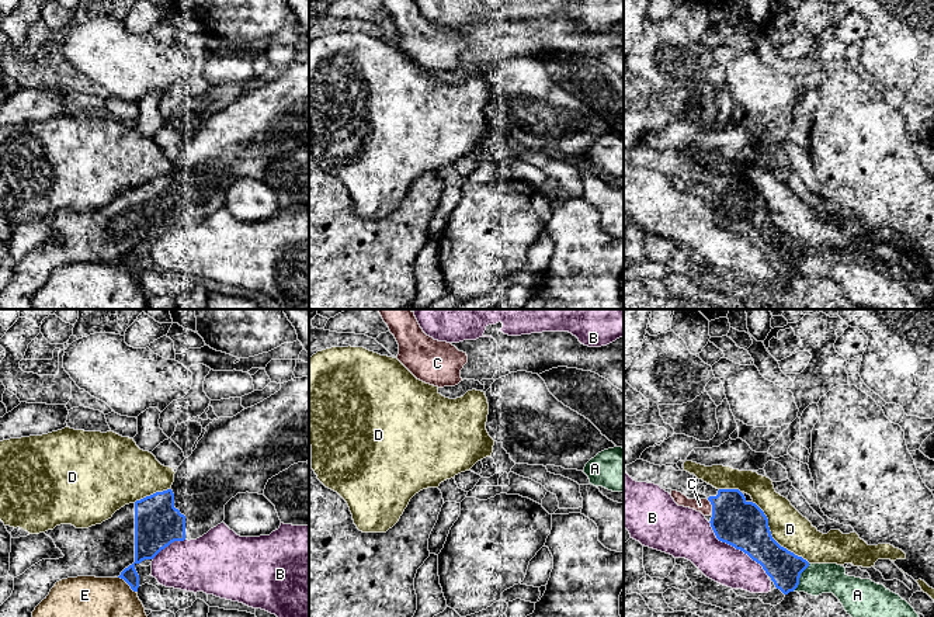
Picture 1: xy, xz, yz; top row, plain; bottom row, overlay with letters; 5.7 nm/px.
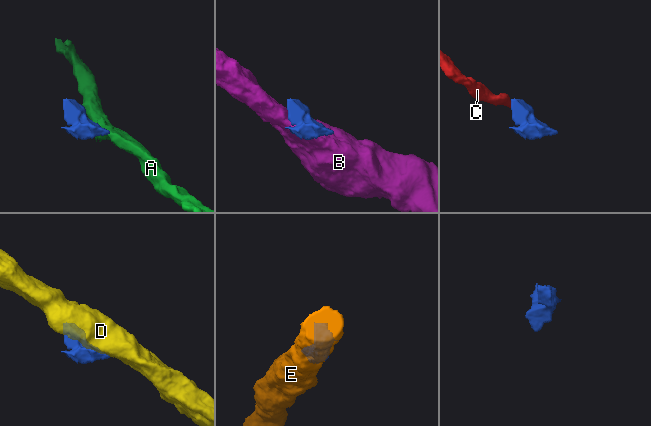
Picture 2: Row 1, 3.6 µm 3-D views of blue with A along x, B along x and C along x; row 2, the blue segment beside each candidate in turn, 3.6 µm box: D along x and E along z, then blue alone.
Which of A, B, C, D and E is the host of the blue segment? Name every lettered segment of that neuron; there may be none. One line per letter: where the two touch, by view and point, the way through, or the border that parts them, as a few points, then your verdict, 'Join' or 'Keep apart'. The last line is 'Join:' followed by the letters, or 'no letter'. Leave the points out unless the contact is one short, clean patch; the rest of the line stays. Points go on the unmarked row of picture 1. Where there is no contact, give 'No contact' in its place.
A: Touches blue at yz (799, 262). Boundary: yz (809, 249), (801, 259), (799, 269), (792, 276). Keep apart
B: Touches blue at yz (736, 234). Keep apart
C: Touches blue at yz (712, 191). Boundary: yz (707, 184), (712, 197). Keep apart
D: Touches blue at yz (771, 222). Keep apart
E: Touches blue at xy (127, 267). Keep apart
Join: no letter

